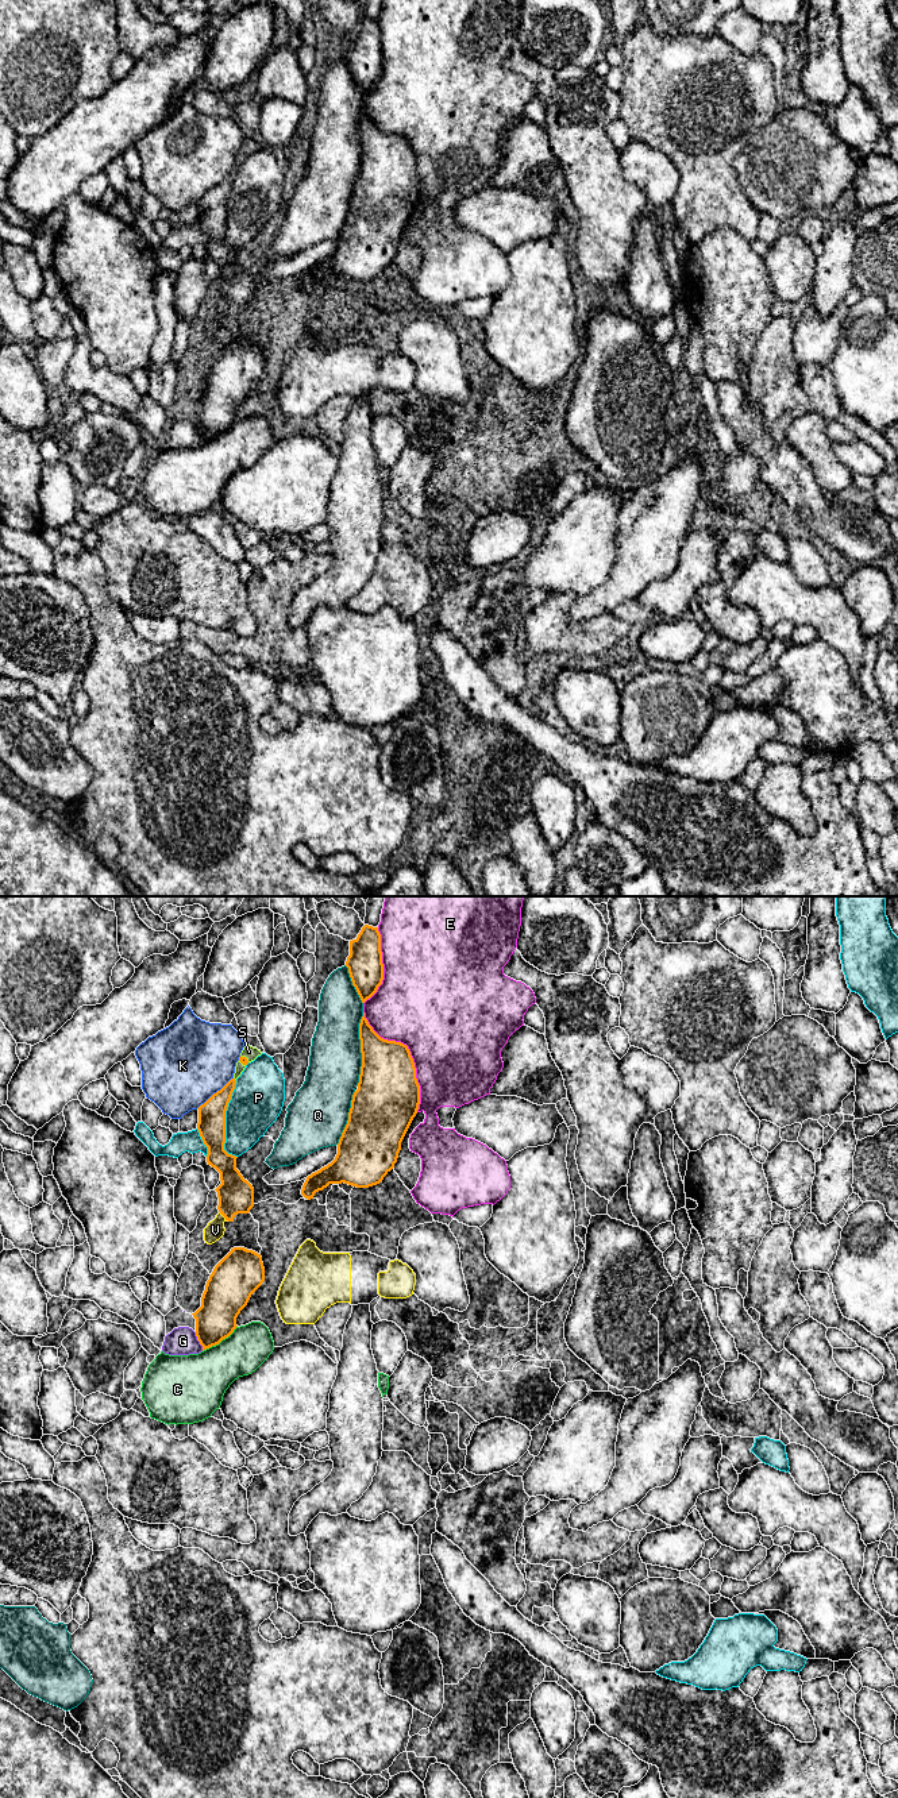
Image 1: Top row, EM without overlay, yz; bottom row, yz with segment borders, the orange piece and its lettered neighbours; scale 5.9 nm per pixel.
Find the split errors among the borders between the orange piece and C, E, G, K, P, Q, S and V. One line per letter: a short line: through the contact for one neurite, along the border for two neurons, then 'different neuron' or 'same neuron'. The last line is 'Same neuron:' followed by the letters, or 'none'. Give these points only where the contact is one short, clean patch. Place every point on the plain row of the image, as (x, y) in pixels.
C: different neuron
E: different neuron
G: different neuron
K: different neuron
P: different neuron
Q: different neuron
S: line yz (243, 153), (245, 150), (249, 145); same neuron
V: different neuron
Same neuron: S

